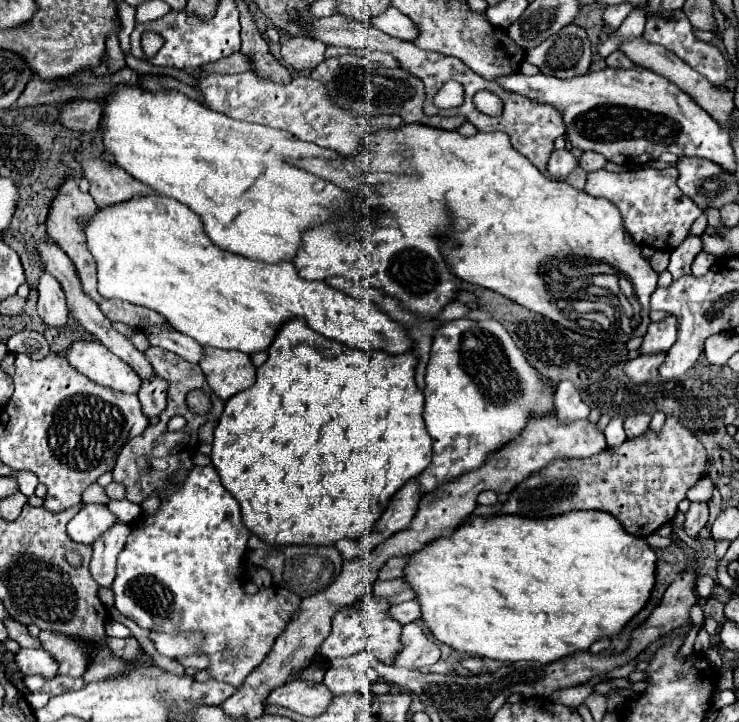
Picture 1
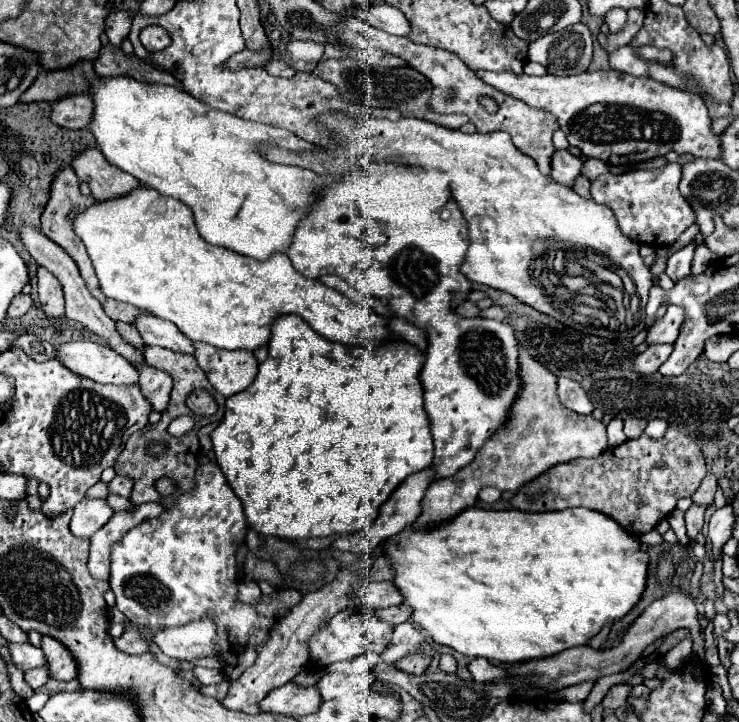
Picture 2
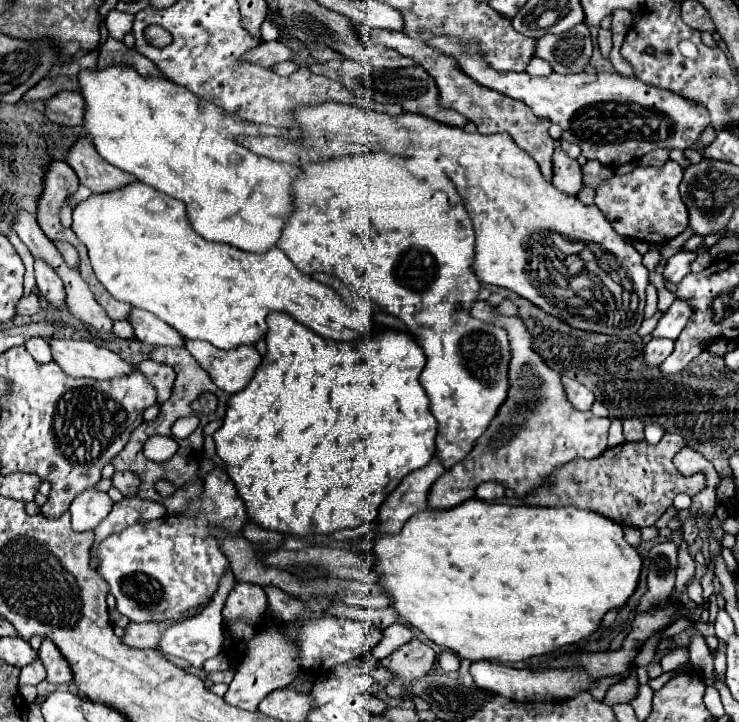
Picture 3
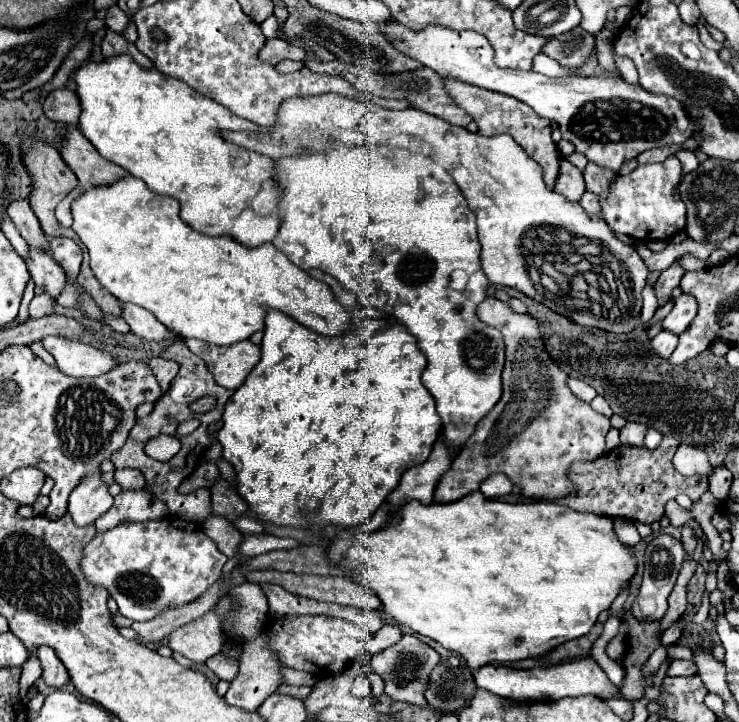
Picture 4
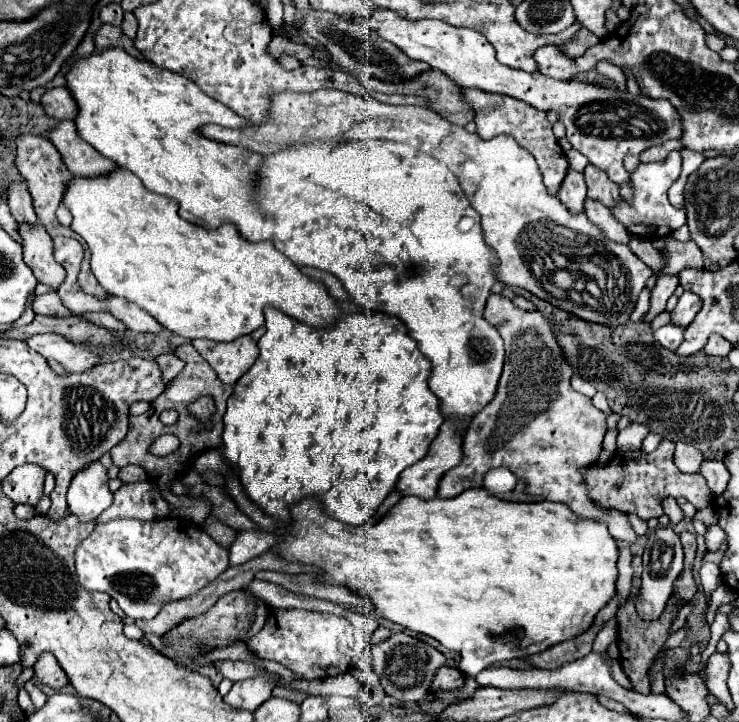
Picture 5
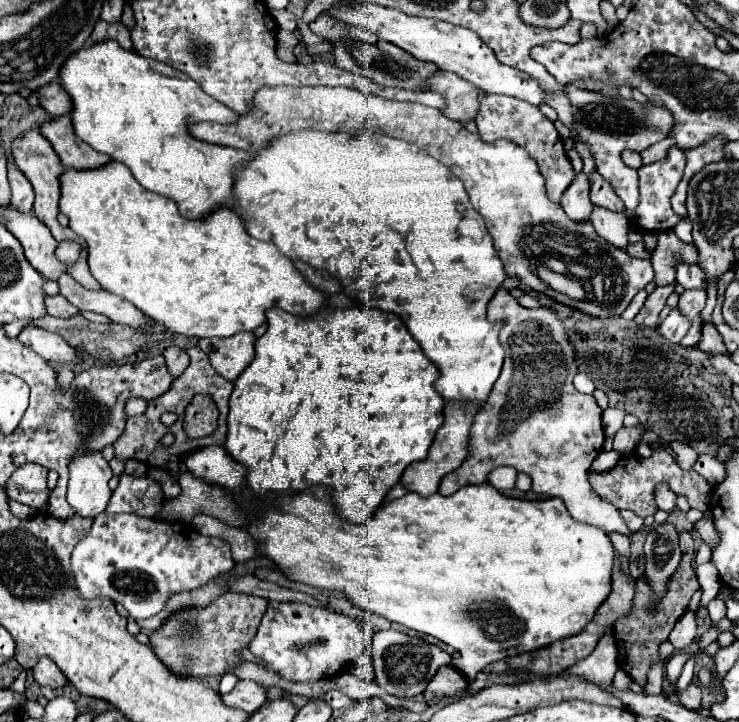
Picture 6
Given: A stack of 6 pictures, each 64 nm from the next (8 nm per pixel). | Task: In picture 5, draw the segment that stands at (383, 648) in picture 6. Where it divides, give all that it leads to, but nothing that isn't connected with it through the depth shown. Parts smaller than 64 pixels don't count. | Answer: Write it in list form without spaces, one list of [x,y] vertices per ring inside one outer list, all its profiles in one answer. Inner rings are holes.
[[[396,632],[392,634],[392,638],[374,646],[372,660],[374,660],[374,670],[382,680],[384,692],[402,702],[422,702],[428,696],[436,670],[446,662],[442,652],[404,632]]]

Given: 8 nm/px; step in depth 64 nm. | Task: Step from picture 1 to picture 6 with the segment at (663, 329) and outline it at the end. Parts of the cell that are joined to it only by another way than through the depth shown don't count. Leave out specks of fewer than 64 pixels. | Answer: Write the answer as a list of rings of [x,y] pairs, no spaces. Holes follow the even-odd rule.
[[[684,290],[680,294],[678,310],[688,320],[692,320],[694,316],[698,316],[704,306],[706,306],[706,292],[704,290]]]

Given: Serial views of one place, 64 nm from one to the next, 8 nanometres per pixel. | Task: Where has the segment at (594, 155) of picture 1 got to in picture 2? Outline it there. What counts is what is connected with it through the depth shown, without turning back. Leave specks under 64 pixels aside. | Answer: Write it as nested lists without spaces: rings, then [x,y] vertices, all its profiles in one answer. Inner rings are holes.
[[[586,158],[584,166],[582,166],[582,172],[584,174],[588,174],[588,172],[608,172],[608,164],[598,160],[598,158]]]

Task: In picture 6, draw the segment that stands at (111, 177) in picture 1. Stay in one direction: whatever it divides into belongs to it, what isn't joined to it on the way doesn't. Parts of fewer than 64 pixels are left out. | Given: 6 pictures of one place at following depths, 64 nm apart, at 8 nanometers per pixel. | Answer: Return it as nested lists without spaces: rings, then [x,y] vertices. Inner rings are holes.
[[[70,116],[50,120],[48,124],[44,124],[44,128],[40,132],[46,140],[50,140],[50,144],[58,152],[62,164],[68,170],[92,170],[92,168],[100,168],[110,162],[108,156],[96,152],[92,146],[84,144],[84,140],[80,140],[74,134]]]

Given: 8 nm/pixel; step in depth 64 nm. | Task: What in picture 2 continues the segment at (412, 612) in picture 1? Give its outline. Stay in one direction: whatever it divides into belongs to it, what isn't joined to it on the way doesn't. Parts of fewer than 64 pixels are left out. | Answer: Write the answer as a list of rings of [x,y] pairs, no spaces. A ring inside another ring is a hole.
[[[400,604],[400,606],[390,606],[390,608],[376,610],[376,614],[380,616],[380,620],[392,622],[392,624],[402,624],[402,622],[408,622],[410,620],[412,608],[408,604]]]

